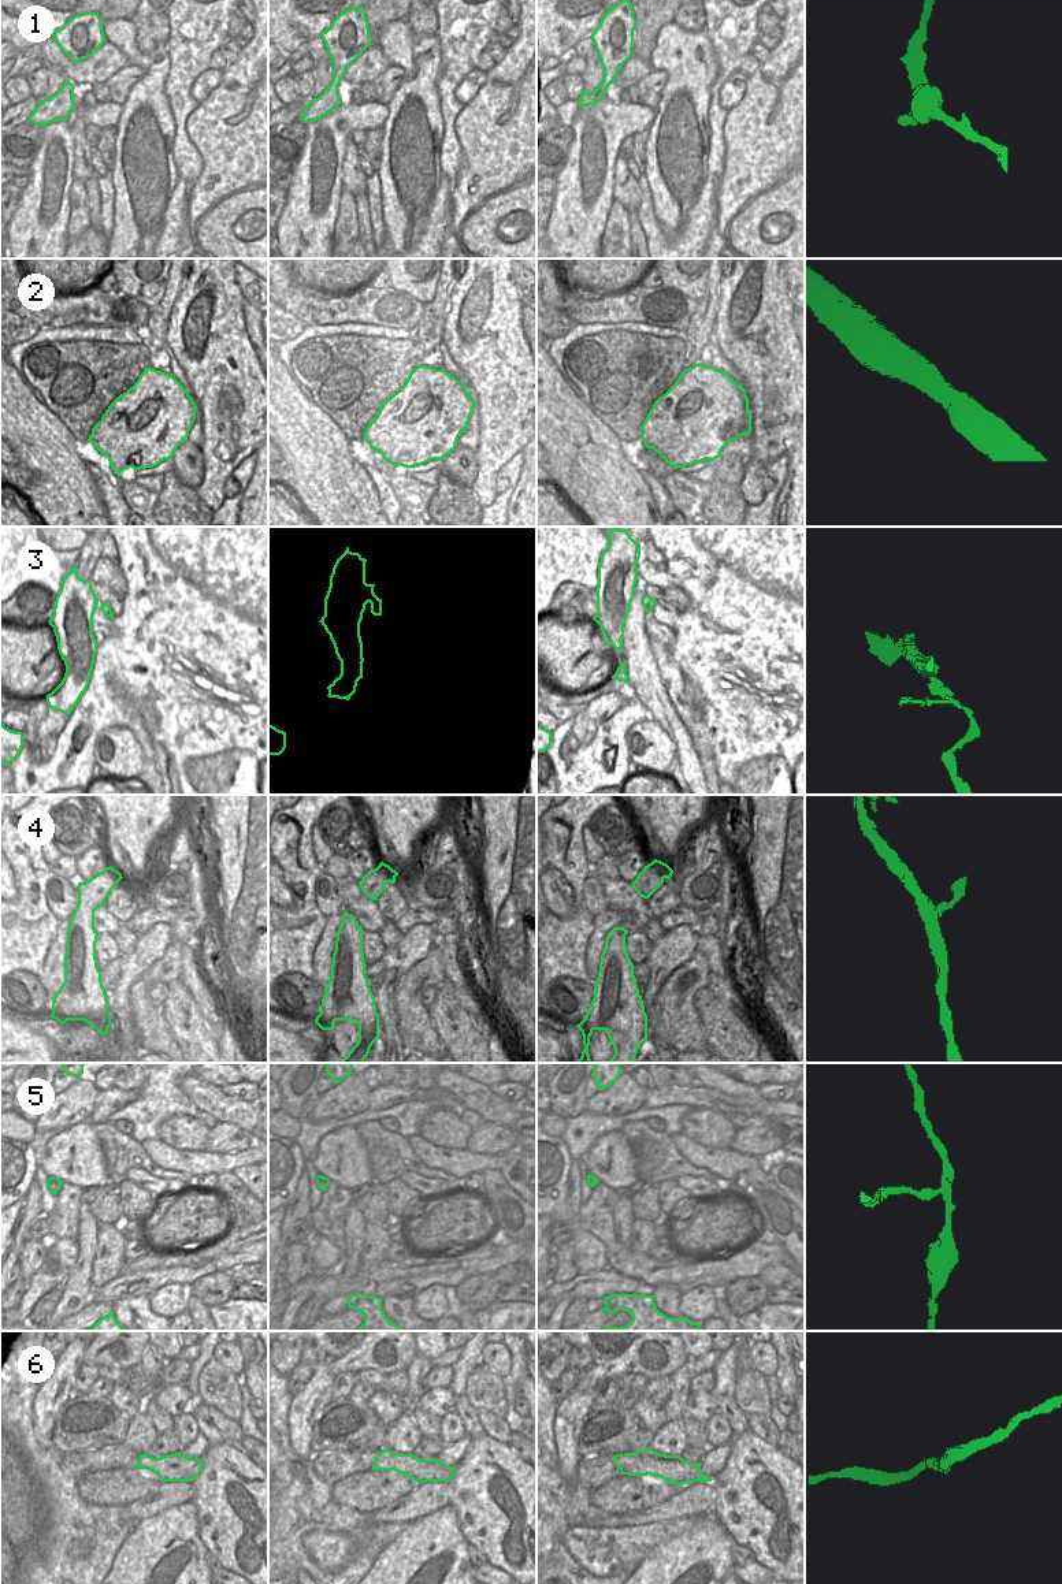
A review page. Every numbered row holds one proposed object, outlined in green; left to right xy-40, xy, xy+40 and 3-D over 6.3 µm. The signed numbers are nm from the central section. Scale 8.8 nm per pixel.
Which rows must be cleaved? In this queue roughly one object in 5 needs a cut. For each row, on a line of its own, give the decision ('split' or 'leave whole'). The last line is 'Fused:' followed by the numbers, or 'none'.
1: leave whole
2: leave whole
3: split
4: leave whole
5: leave whole
6: leave whole
Fused: 3

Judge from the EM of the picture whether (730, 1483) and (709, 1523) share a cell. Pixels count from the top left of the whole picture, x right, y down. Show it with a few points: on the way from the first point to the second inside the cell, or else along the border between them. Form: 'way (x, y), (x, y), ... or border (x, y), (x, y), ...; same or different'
border (712, 1509), (732, 1538); different

